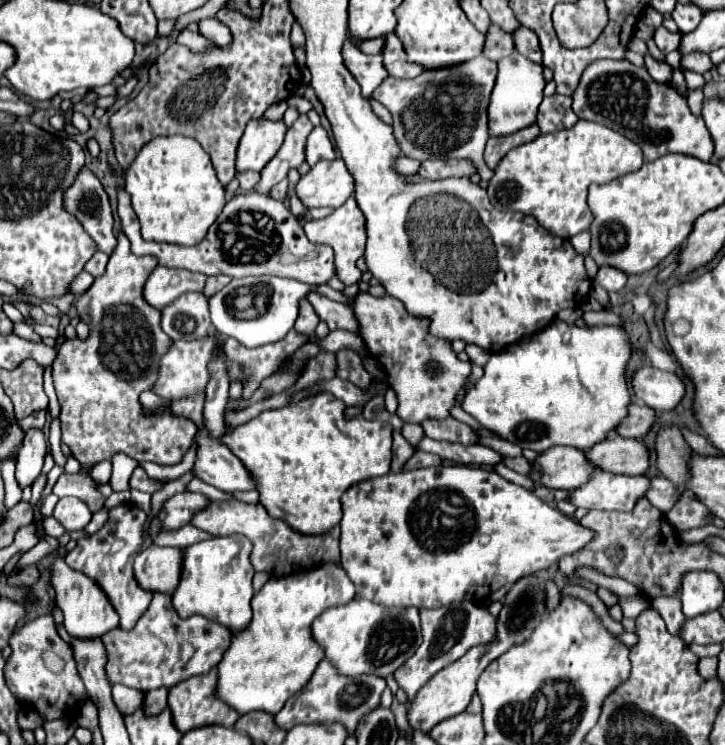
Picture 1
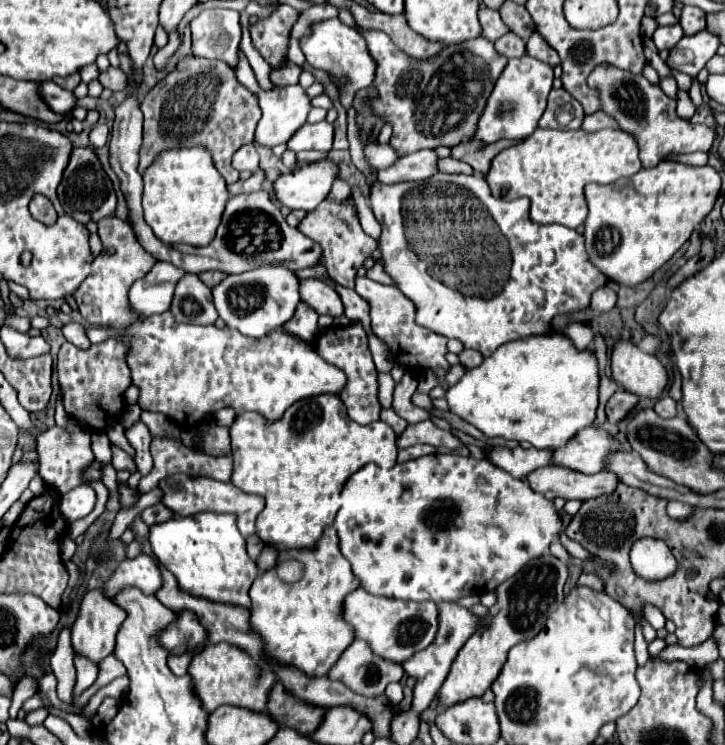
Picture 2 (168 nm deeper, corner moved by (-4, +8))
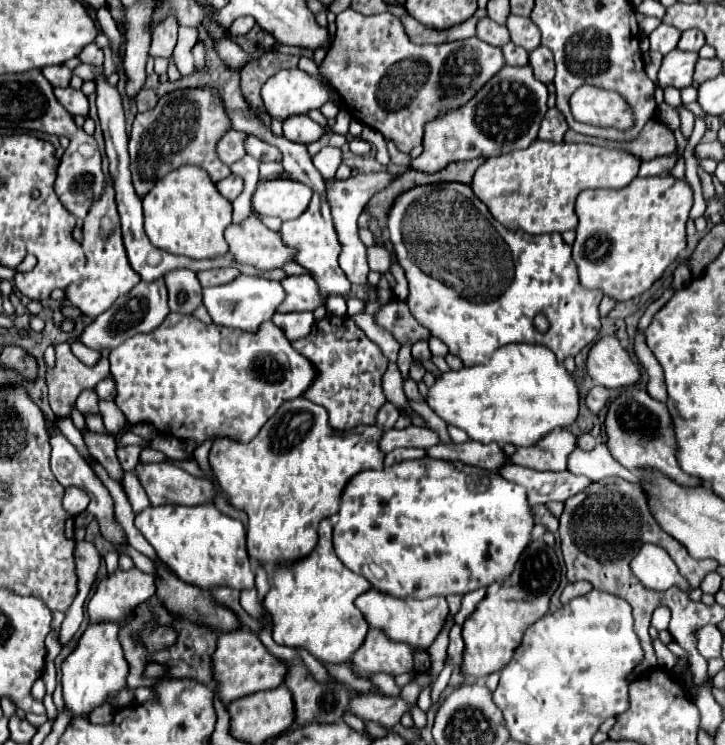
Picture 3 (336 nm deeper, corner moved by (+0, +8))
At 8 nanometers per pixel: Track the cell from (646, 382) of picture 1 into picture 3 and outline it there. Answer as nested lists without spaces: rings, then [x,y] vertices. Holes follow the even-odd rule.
[[[604,336],[592,346],[586,368],[598,386],[606,386],[610,390],[624,390],[640,382],[638,362],[630,358],[614,336]]]

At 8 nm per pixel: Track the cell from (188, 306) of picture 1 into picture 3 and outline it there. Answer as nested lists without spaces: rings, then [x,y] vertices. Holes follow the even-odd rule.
[[[172,270],[164,276],[168,286],[168,306],[172,312],[192,314],[202,306],[202,286],[192,270]]]

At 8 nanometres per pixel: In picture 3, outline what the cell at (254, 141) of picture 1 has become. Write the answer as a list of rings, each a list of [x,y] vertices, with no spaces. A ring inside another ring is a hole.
[[[280,70],[262,86],[262,102],[266,112],[284,122],[296,114],[308,114],[330,102],[330,92],[322,86],[320,78],[296,70]]]

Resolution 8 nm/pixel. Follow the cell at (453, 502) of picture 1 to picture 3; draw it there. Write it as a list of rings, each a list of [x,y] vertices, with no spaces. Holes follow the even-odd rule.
[[[428,456],[396,462],[384,470],[358,472],[346,484],[340,500],[342,504],[332,534],[338,558],[352,572],[364,576],[372,588],[394,598],[468,594],[478,588],[488,588],[494,582],[502,582],[512,574],[520,554],[532,542],[532,528],[536,524],[522,486],[504,480],[498,472]],[[372,564],[384,570],[384,578],[374,576]]]

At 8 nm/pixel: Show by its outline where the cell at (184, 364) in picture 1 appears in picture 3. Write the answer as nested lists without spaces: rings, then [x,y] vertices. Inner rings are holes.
[[[170,312],[152,332],[134,334],[114,348],[110,354],[110,372],[118,388],[114,402],[130,422],[148,422],[160,432],[180,440],[192,438],[196,444],[202,444],[208,436],[230,436],[240,442],[250,442],[282,402],[302,396],[318,376],[316,366],[302,358],[286,334],[272,322],[264,322],[258,334],[246,334],[218,324],[204,324],[194,316],[176,312]]]

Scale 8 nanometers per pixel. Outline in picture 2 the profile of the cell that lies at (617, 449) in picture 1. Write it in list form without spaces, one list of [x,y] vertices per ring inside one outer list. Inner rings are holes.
[[[588,426],[578,432],[566,446],[554,450],[552,464],[578,470],[582,474],[594,474],[604,468],[604,458],[616,448],[616,440],[602,428]]]

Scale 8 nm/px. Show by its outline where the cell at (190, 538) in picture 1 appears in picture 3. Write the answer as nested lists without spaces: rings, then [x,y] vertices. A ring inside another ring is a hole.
[[[124,474],[122,486],[124,486],[124,490],[126,490],[126,496],[128,496],[130,504],[132,504],[134,514],[140,514],[142,510],[146,510],[146,508],[150,506],[148,496],[146,496],[146,492],[142,490],[142,484],[138,482],[136,474]]]

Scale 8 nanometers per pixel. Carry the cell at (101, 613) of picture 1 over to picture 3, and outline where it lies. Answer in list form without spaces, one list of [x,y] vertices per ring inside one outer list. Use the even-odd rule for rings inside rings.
[[[92,622],[78,640],[76,648],[60,664],[62,686],[64,686],[64,704],[78,718],[86,712],[92,712],[94,706],[100,706],[108,700],[110,694],[126,686],[128,662],[120,644],[120,626],[116,622]]]

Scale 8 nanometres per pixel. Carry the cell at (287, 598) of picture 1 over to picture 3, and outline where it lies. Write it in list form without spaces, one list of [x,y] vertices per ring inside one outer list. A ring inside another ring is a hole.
[[[322,520],[318,526],[318,546],[302,560],[278,564],[272,568],[270,590],[262,606],[274,620],[274,640],[290,648],[304,648],[326,664],[346,662],[360,646],[368,632],[366,620],[354,606],[356,596],[366,592],[370,582],[348,570],[332,548],[332,522]]]

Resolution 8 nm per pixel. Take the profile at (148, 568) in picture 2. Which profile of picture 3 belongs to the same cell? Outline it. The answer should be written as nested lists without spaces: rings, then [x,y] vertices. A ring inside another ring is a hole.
[[[130,568],[130,570],[116,570],[112,574],[108,574],[104,580],[100,580],[96,584],[96,592],[88,602],[88,612],[90,612],[90,622],[118,622],[128,610],[136,608],[138,604],[146,602],[148,598],[152,598],[156,592],[154,586],[154,578],[138,568]]]

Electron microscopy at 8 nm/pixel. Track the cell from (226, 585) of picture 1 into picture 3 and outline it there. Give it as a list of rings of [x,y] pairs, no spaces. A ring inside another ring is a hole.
[[[214,504],[202,506],[160,506],[160,508],[146,508],[144,512],[136,514],[136,528],[142,536],[150,542],[156,550],[156,556],[186,584],[214,590],[214,588],[236,588],[236,590],[252,590],[254,588],[254,572],[250,566],[250,558],[246,552],[246,530],[240,520],[224,516],[216,510]]]

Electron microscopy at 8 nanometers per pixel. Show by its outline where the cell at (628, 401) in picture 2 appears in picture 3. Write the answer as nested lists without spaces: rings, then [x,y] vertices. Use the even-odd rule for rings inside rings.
[[[594,386],[594,388],[590,390],[590,394],[586,396],[586,406],[588,406],[594,414],[598,414],[608,402],[610,402],[610,390],[604,388],[604,386]]]

